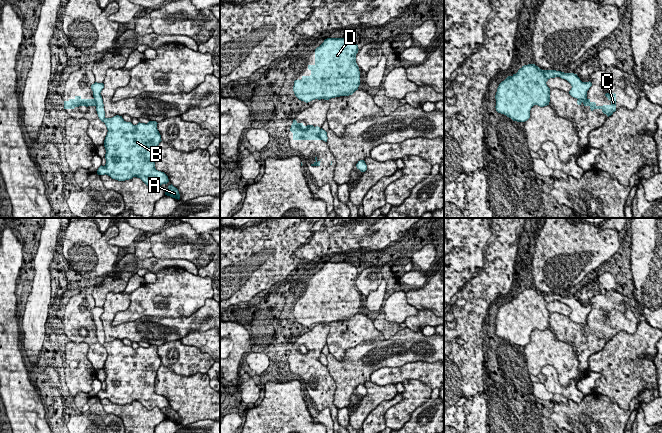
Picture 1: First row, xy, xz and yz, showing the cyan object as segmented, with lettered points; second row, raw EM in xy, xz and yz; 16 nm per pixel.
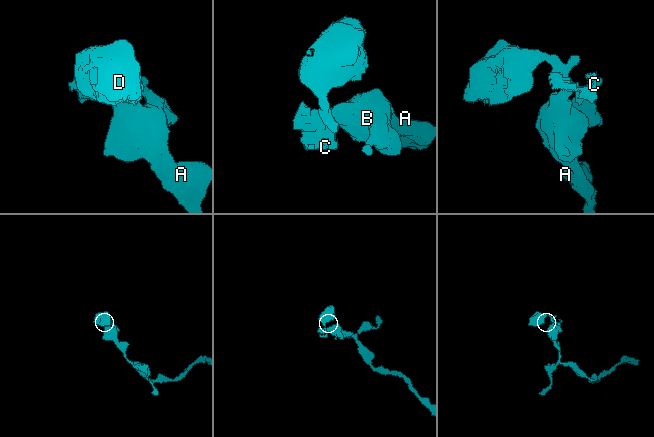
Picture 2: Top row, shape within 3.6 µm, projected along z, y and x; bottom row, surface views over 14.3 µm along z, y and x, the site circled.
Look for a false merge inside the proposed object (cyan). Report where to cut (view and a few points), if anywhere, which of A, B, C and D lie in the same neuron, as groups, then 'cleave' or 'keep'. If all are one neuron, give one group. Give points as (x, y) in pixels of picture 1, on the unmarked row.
cut xz (319, 353), (319, 361), (321, 363); groups A B D / C; cleave

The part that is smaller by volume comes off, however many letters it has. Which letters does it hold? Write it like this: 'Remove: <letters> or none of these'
Remove: C

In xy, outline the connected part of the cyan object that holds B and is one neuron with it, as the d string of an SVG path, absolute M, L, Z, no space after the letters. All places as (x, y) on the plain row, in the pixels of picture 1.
M103 307L91 309L98 341L108 354L104 364L106 388L98 392L97 398L106 398L118 405L137 401L147 410L167 408L168 400L155 392L157 371L162 365L158 347L149 345L147 348L139 346L133 349L119 339L106 342L100 318L103 312Z

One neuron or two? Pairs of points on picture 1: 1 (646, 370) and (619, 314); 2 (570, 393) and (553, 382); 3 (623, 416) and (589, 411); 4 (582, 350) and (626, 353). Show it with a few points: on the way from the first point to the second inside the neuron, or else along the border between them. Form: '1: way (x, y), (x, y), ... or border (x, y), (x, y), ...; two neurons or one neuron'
1: border (638, 323), (633, 332), (618, 331), (606, 342); two neurons
2: way (566, 392), (557, 386); one neuron
3: way (615, 416), (607, 409), (597, 409); one neuron
4: border (608, 341), (601, 349), (589, 357), (587, 367); two neurons

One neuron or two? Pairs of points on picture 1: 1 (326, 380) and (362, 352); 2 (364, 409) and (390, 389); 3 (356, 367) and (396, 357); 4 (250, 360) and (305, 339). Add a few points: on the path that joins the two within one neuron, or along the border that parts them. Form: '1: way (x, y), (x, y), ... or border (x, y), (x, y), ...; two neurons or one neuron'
1: border (326, 366), (335, 384), (334, 399); two neurons
2: way (370, 403), (380, 393), (384, 393); one neuron
3: way (366, 358), (386, 356); one neuron
4: border (270, 360), (270, 364), (261, 373), (253, 374); two neurons

